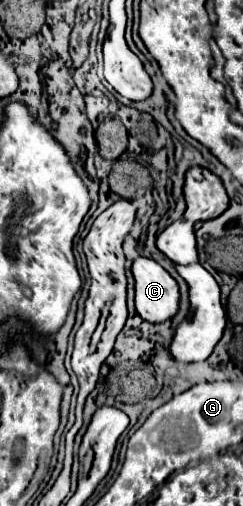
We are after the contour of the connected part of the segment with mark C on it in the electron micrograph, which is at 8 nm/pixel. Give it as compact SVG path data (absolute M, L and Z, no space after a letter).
M136 258L132 262L134 276L134 306L142 320L164 322L178 312L178 284L154 260Z

